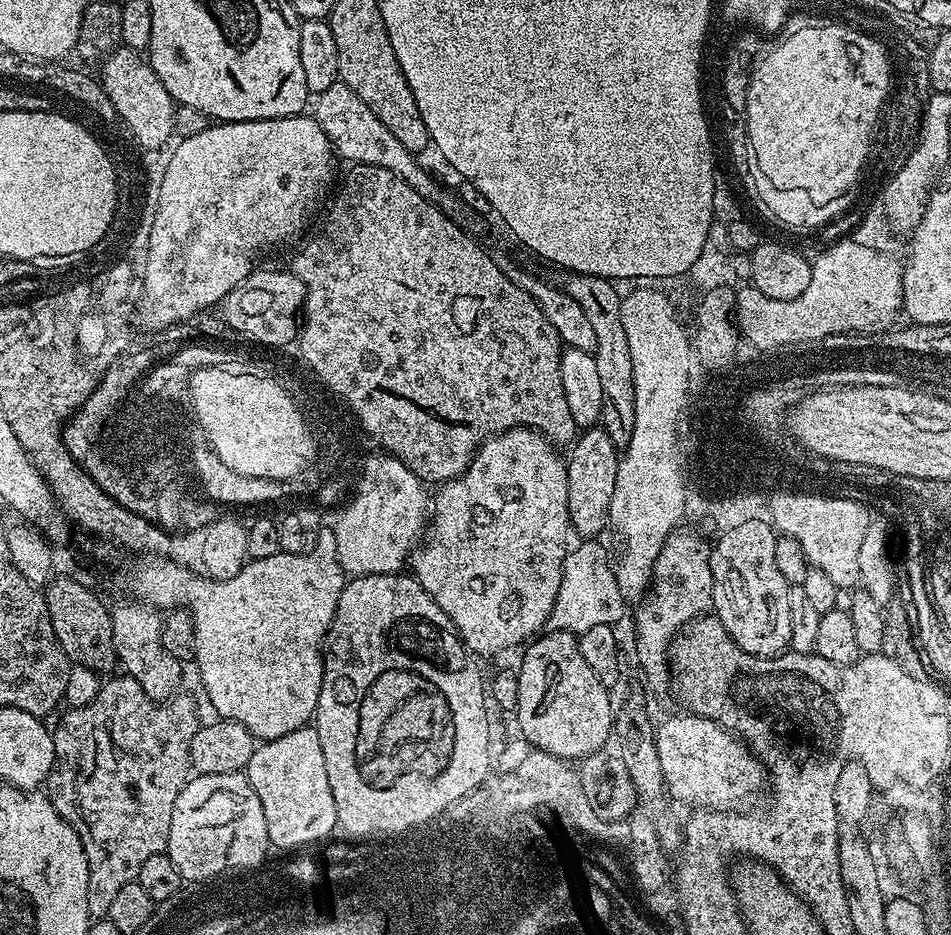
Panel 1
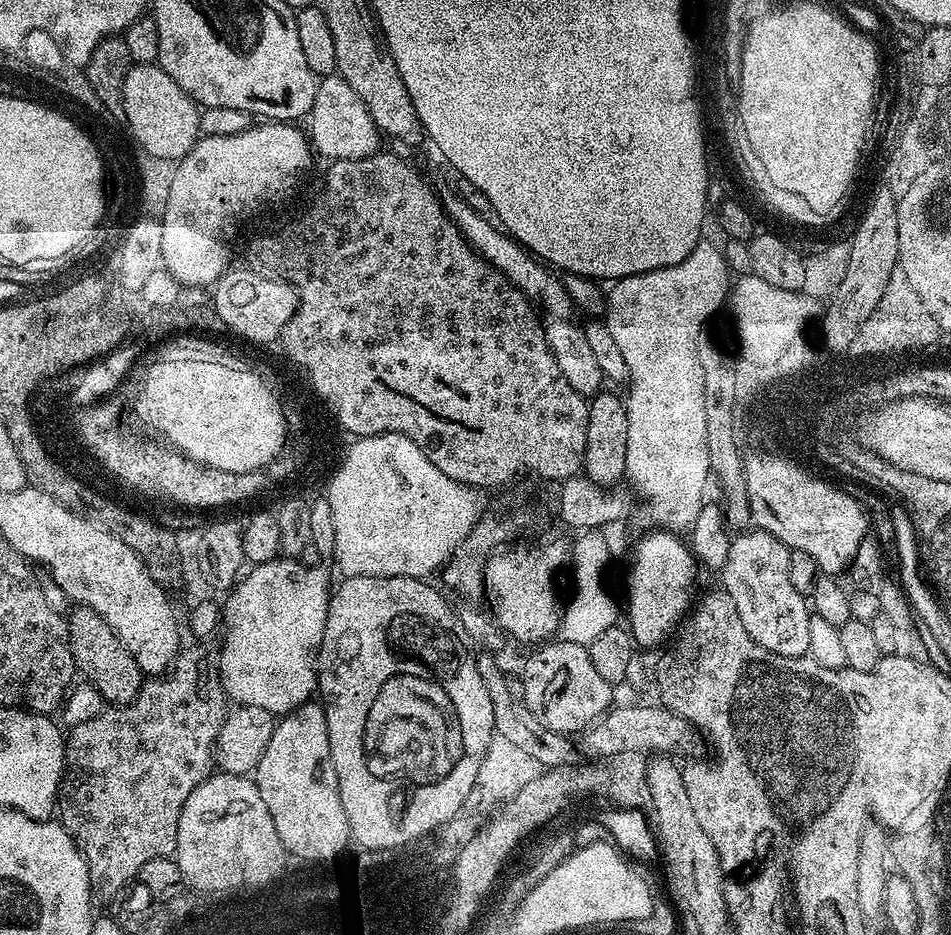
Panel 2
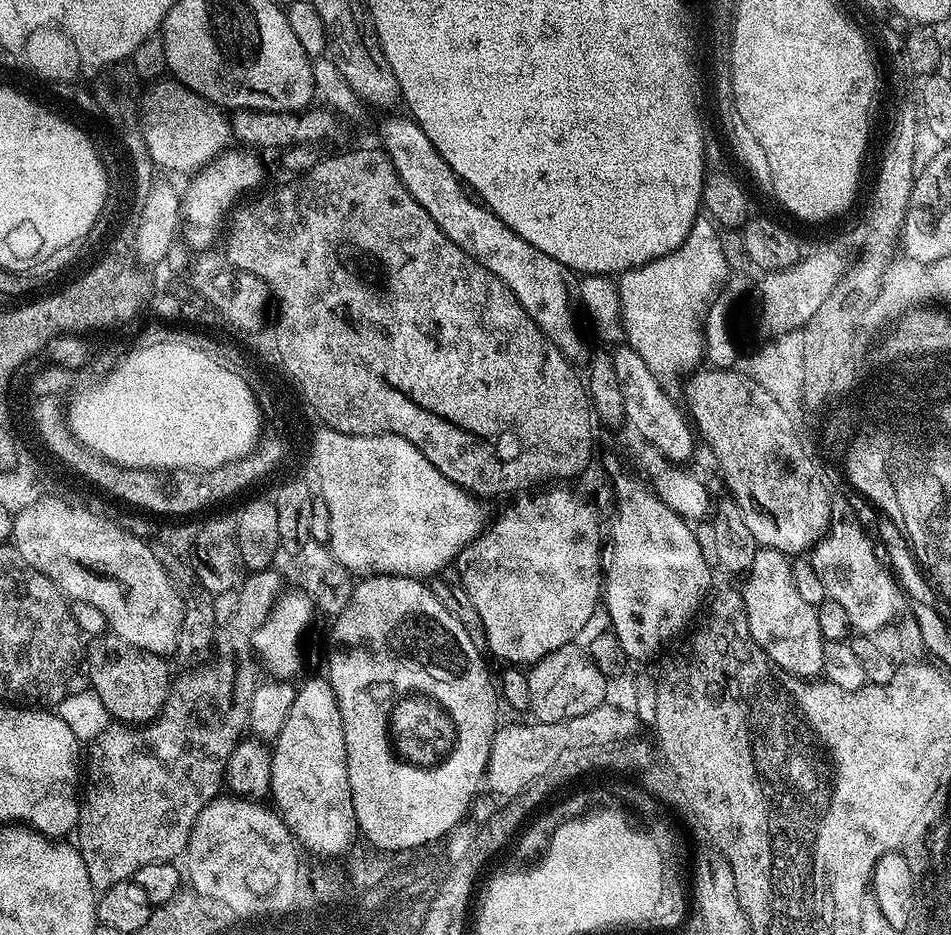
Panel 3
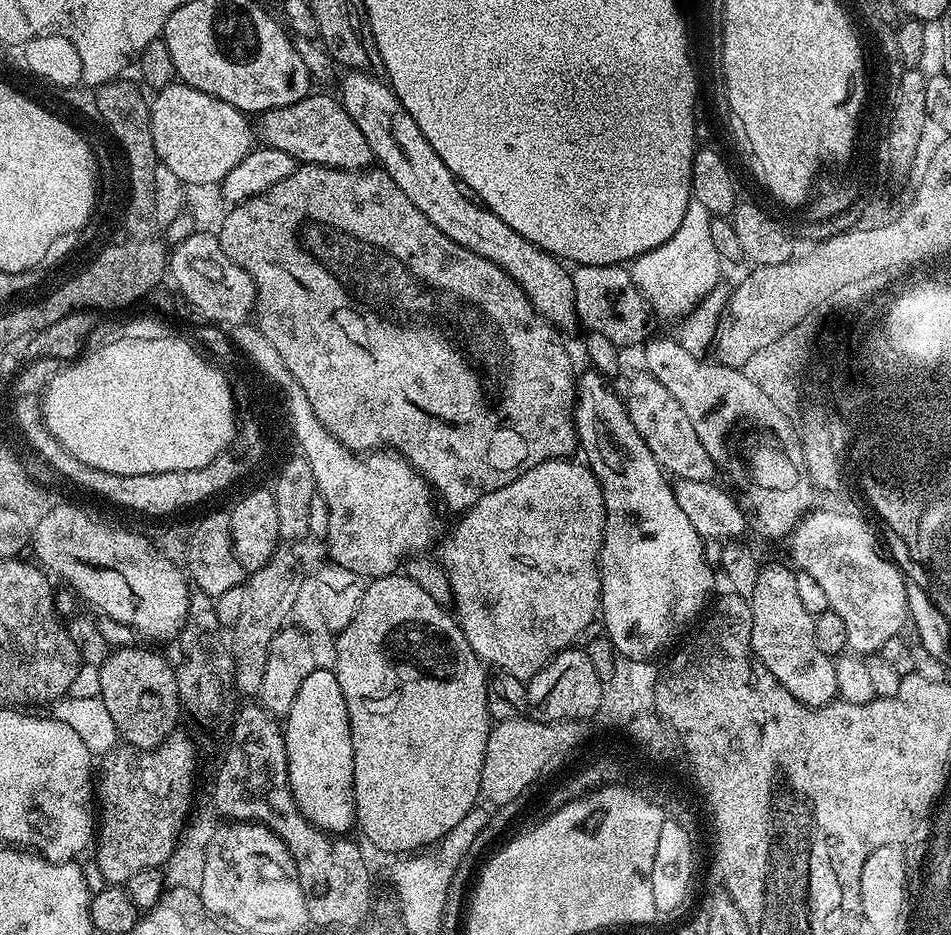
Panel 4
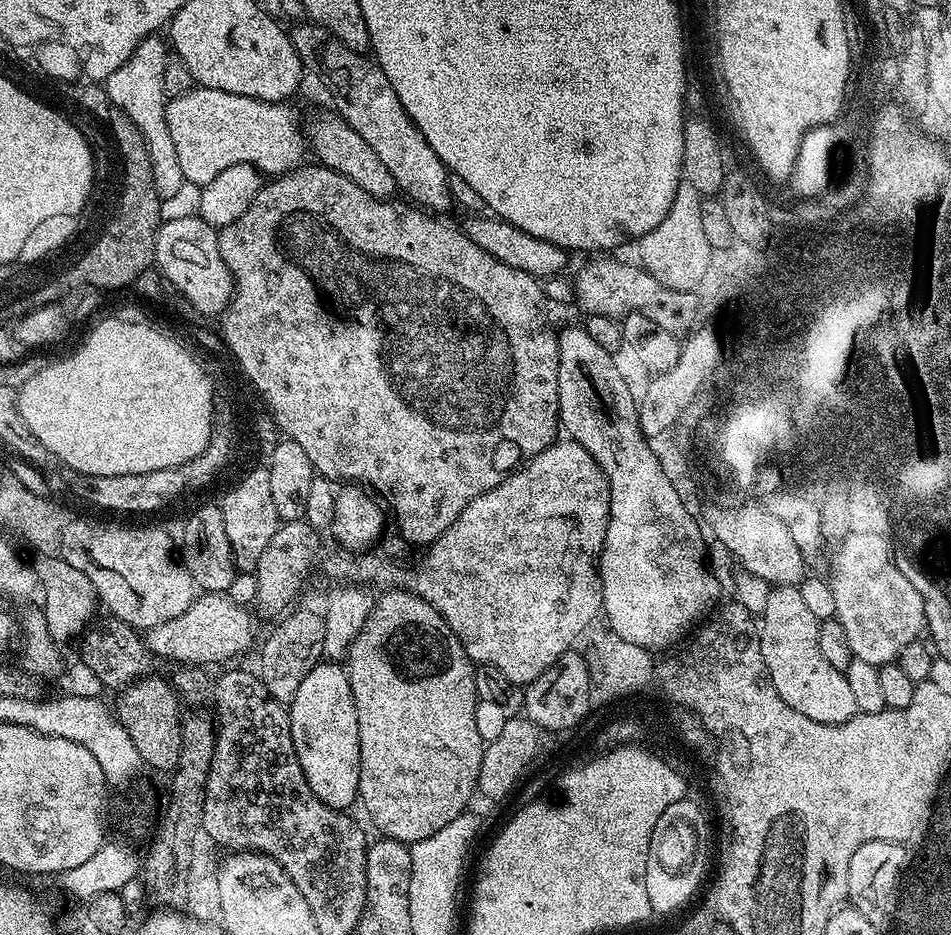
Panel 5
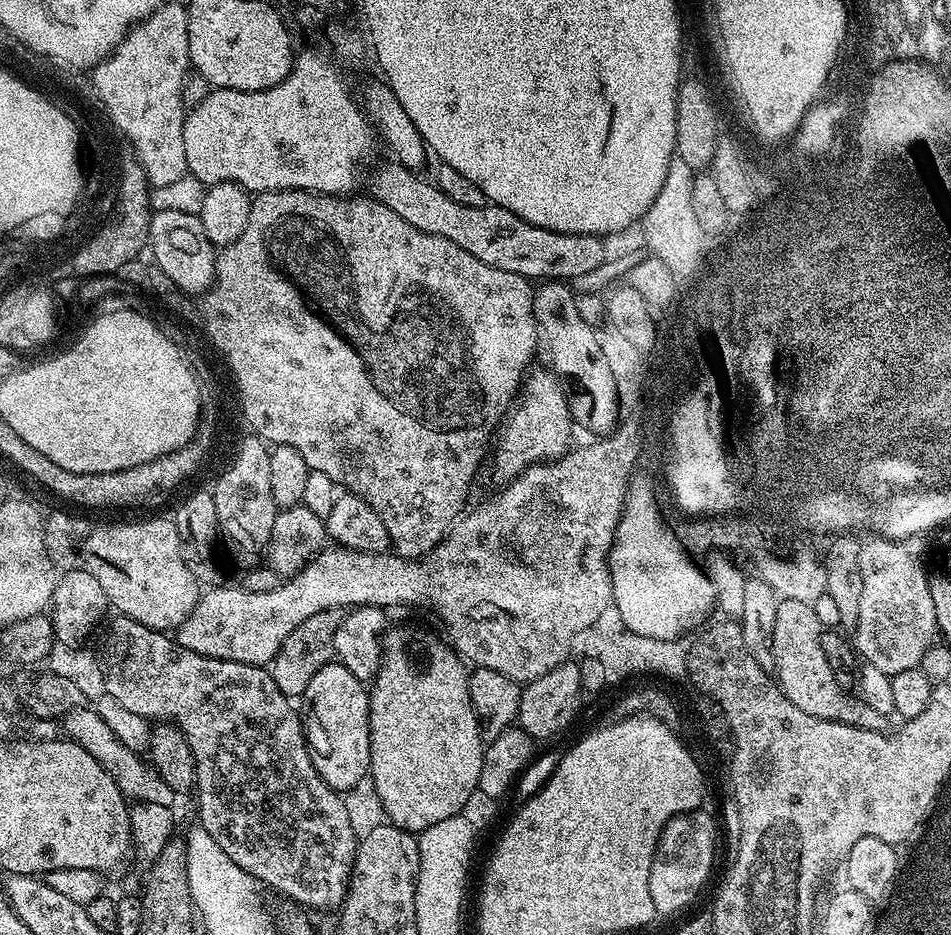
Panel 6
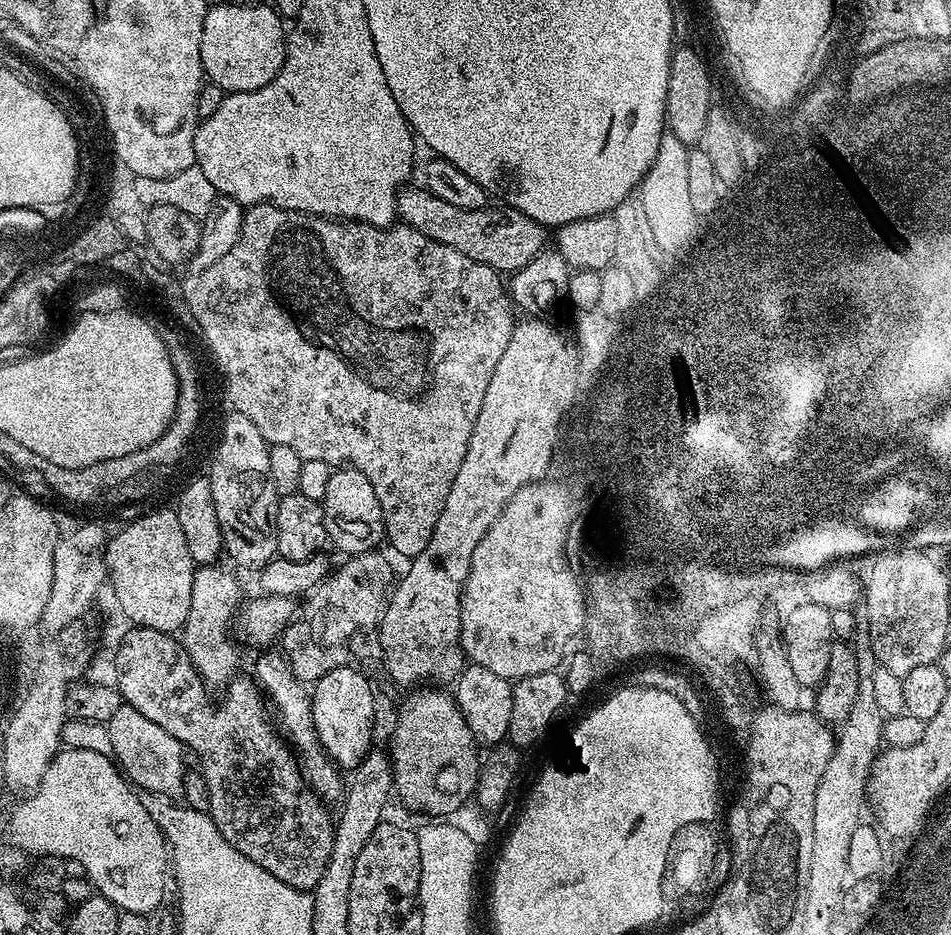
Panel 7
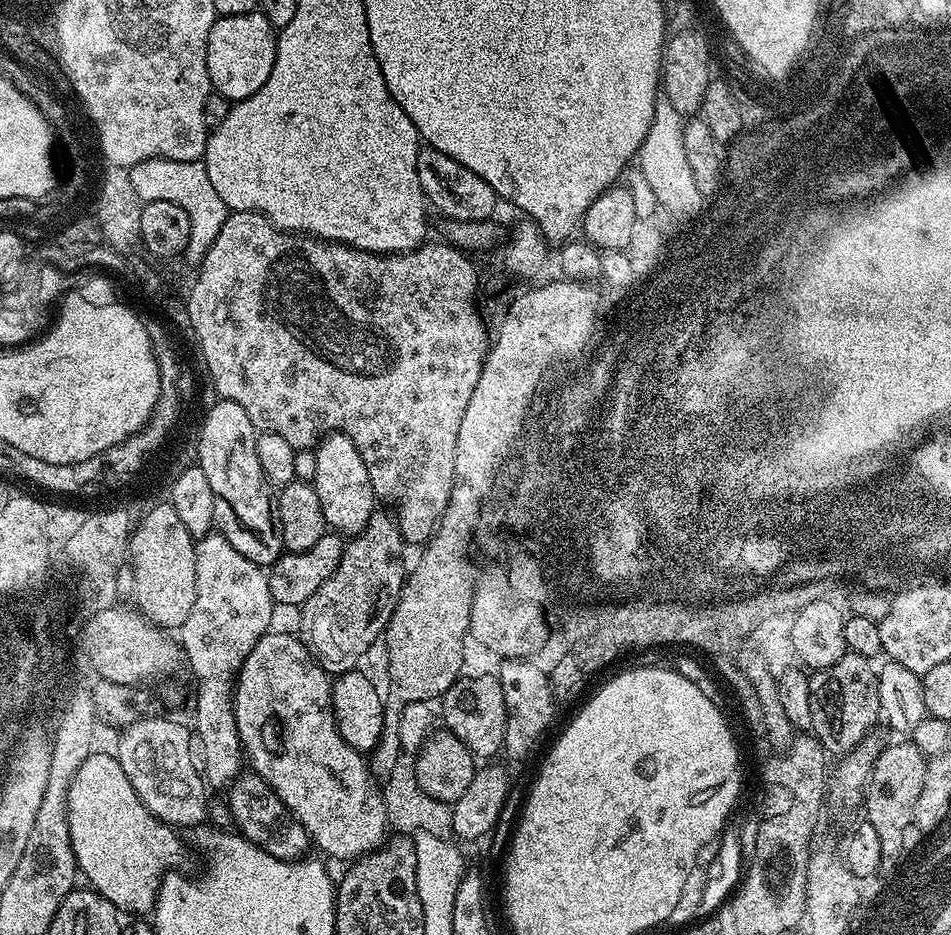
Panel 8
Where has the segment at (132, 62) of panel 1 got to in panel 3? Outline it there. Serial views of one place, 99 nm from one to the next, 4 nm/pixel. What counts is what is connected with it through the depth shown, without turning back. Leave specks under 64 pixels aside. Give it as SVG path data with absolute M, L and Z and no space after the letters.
M161 78L151 85L148 93L143 93L140 104L140 131L144 133L146 150L153 165L168 172L188 172L195 174L225 151L230 144L230 133L226 116L217 105L207 101L198 92L191 92L188 87L175 78Z

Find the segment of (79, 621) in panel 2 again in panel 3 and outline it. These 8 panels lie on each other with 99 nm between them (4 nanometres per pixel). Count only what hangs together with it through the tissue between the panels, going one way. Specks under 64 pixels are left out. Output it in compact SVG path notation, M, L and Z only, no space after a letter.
M113 636L92 647L86 680L91 691L102 698L102 706L106 706L113 721L140 726L155 720L164 709L164 684L170 677L168 662L165 657L156 656Z

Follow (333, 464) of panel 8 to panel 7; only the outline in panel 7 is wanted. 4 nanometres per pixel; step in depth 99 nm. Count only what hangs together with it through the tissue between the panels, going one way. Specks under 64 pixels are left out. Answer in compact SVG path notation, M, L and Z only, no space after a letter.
M347 466L337 467L330 478L322 503L324 529L333 549L336 547L338 551L348 556L359 556L361 552L379 549L381 547L379 544L385 543L386 533L382 506L366 474Z

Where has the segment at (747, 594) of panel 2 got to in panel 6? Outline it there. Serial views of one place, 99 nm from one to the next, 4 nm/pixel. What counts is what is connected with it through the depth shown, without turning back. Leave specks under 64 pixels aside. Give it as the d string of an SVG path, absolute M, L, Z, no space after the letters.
M781 600L778 606L778 618L774 618L774 643L776 653L770 658L776 664L774 679L779 684L786 698L798 706L798 710L806 710L806 714L814 714L819 720L837 720L839 724L849 724L855 728L865 728L875 732L888 732L889 717L878 714L878 710L870 710L864 701L844 692L841 681L835 670L826 662L826 654L822 654L822 634L818 614L814 614L812 605L806 602L790 602Z

